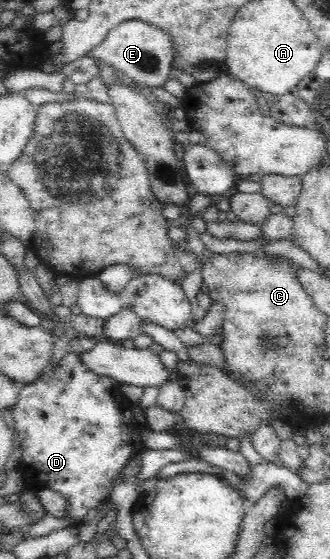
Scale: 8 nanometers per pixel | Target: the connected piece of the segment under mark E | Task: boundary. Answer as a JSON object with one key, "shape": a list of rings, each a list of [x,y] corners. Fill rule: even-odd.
{"shape":[[[140,19],[117,24],[106,34],[103,41],[90,51],[90,55],[112,65],[127,81],[149,87],[163,87],[176,69],[170,36],[160,27]]]}

